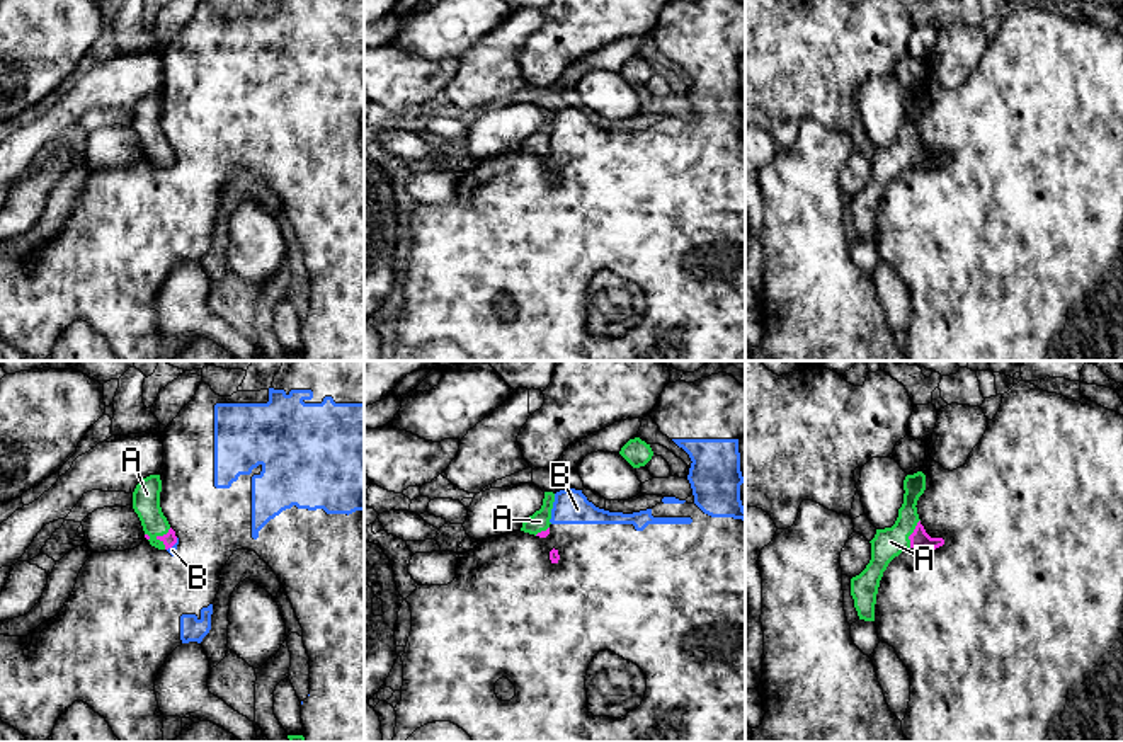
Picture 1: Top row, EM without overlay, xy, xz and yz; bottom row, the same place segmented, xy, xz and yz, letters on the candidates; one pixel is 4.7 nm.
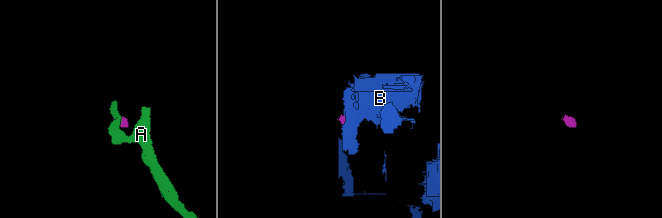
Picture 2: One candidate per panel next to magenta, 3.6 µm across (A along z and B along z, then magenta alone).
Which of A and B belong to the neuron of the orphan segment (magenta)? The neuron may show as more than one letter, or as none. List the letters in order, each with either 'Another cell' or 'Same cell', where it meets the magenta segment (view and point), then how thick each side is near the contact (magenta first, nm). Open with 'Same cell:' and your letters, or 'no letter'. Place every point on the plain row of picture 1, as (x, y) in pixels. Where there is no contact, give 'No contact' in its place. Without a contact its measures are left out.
Same cell: A
A: Same cell. Touches magenta at xy (159, 157). Thickness 70 nm (magenta) against 130 nm
B: Another cell. Touches magenta at xy (172, 164). Thickness 70 nm (magenta) against 40 nm

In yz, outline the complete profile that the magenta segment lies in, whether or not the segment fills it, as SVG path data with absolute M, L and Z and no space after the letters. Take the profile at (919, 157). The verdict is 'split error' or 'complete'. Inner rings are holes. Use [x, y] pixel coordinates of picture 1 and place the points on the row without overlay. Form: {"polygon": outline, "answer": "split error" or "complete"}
{"polygon": "M917 90L904 99L904 123L892 146L876 148L871 162L871 179L866 187L851 197L851 214L859 238L875 240L875 223L880 199L888 182L909 167L936 168L943 157L931 157L921 143L917 119L926 109L926 94Z", "answer": "split error"}

